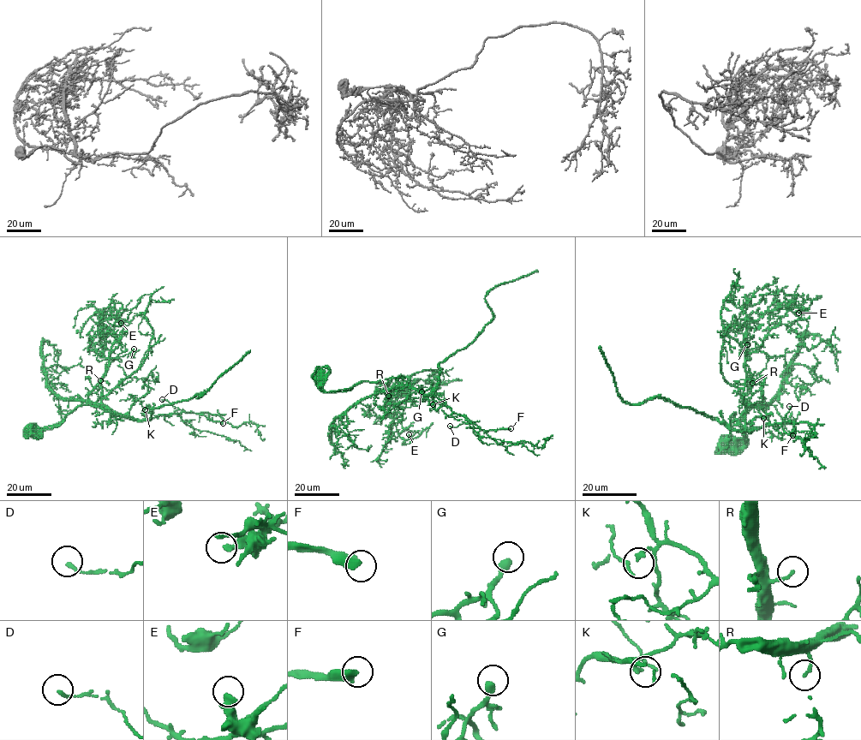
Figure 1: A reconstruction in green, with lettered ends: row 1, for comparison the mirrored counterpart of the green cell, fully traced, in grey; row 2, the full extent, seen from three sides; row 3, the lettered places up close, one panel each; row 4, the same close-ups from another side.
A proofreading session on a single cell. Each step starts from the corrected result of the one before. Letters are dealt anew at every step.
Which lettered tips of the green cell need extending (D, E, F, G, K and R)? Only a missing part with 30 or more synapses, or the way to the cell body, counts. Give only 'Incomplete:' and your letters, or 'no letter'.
Incomplete: F, G, R

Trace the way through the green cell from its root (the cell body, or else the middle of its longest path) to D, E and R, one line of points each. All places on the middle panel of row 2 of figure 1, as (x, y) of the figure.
D: (320, 377), (322, 389), (329, 392), (393, 378), (400, 384), (436, 396), (470, 421), (450, 426)
E: (320, 377), (329, 392), (395, 378), (396, 386), (376, 391), (403, 392), (388, 414), (399, 436), (409, 434)
R: (320, 377), (322, 389), (329, 392), (393, 378), (396, 386), (376, 391), (388, 396)

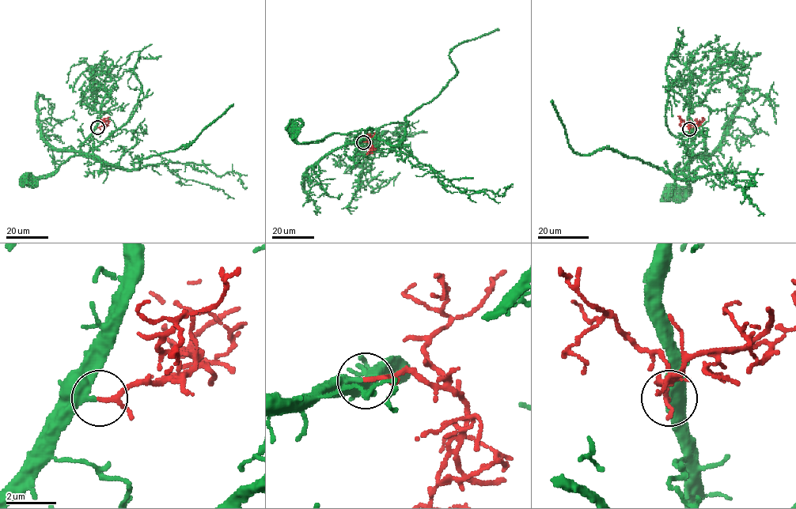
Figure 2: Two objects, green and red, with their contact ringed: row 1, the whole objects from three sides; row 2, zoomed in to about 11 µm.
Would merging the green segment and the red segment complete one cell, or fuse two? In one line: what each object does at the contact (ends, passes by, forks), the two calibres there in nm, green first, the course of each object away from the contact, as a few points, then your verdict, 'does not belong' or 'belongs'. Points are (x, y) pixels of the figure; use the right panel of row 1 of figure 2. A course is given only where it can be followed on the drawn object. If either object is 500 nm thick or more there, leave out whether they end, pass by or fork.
green ends | red passes by | 480/140 nm | green via (689, 129), (691, 159), (682, 169), (674, 168), (679, 163), (690, 189), (676, 186), (673, 190) | red via (689, 129), (692, 125), (699, 123), (703, 118) | belongs

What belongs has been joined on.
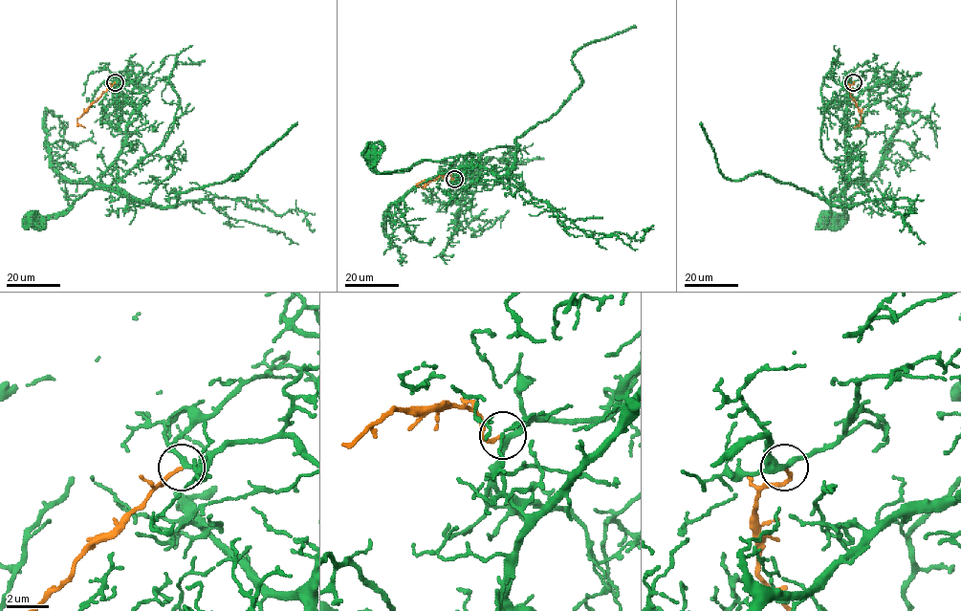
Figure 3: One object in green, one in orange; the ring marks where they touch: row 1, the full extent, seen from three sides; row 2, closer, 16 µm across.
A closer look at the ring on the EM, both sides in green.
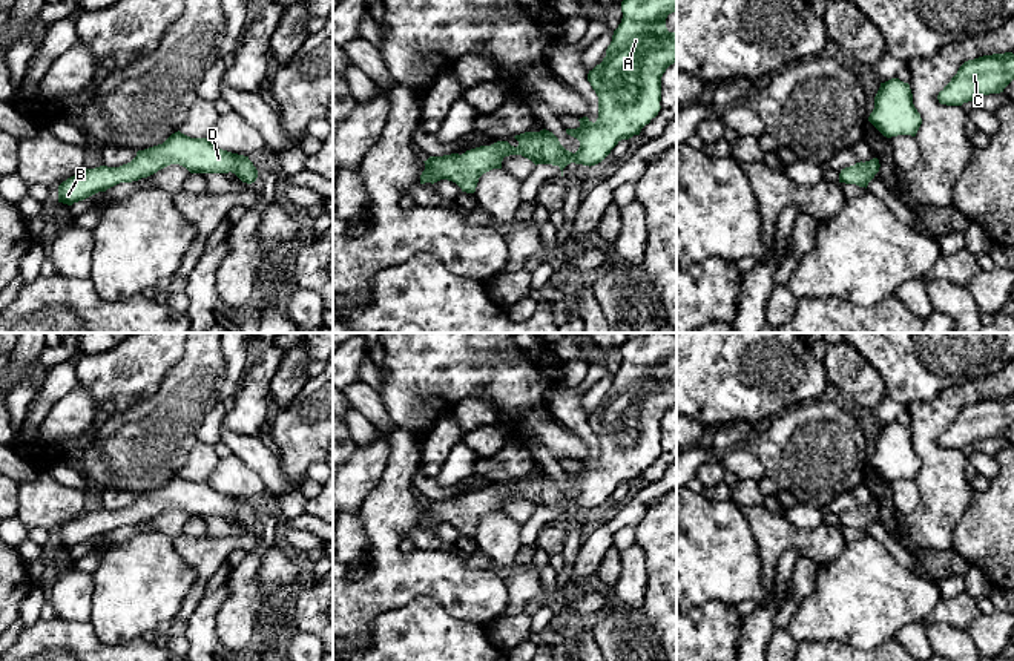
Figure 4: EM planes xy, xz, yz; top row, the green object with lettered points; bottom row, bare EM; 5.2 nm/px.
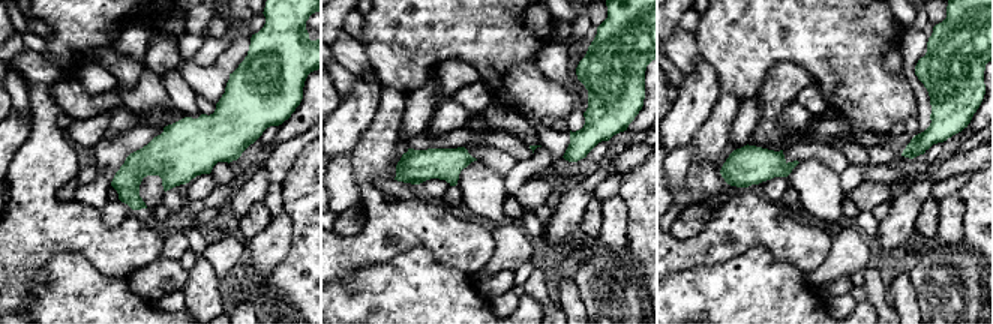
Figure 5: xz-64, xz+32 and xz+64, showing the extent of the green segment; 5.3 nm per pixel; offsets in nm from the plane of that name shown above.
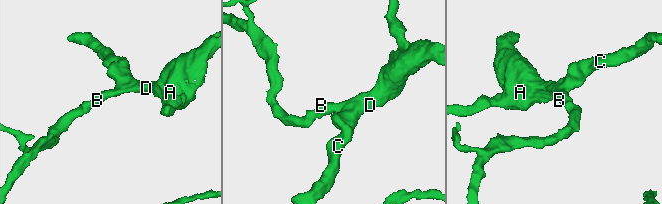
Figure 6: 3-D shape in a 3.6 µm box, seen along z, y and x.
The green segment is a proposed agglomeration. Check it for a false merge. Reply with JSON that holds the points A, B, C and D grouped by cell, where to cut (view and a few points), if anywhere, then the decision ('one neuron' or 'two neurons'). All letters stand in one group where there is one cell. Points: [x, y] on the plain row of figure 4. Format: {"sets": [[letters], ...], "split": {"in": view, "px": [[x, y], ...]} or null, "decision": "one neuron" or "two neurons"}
{"sets": [["A", "B", "C", "D"]], "split": null, "decision": "one neuron"}

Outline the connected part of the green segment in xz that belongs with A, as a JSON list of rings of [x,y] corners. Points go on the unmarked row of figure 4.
[[[649,333],[646,337],[627,337],[621,345],[623,362],[618,371],[614,374],[612,385],[606,393],[606,400],[600,408],[597,408],[588,417],[588,425],[598,440],[598,462],[592,466],[588,460],[580,462],[580,469],[577,472],[566,472],[566,477],[580,485],[580,491],[575,497],[566,494],[558,482],[543,472],[540,475],[525,475],[515,478],[519,489],[514,491],[508,485],[497,485],[491,489],[480,489],[465,497],[451,497],[443,500],[430,500],[425,506],[425,514],[420,518],[420,528],[437,526],[440,523],[448,523],[456,526],[462,535],[474,537],[479,521],[492,514],[502,512],[502,505],[509,498],[522,498],[537,508],[552,508],[558,509],[563,520],[563,512],[571,508],[595,509],[601,506],[611,494],[621,485],[629,483],[634,478],[640,478],[641,472],[655,462],[661,452],[661,420],[666,413],[677,406],[677,374],[669,376],[666,371],[666,362],[669,357],[677,356],[677,336],[673,333]]]

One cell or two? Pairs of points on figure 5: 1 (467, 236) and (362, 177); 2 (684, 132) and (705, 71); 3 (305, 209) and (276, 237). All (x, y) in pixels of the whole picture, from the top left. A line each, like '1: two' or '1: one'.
1: one
2: one
3: two

